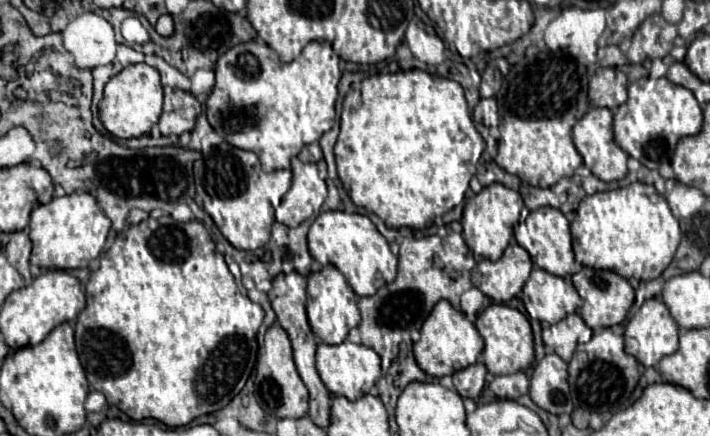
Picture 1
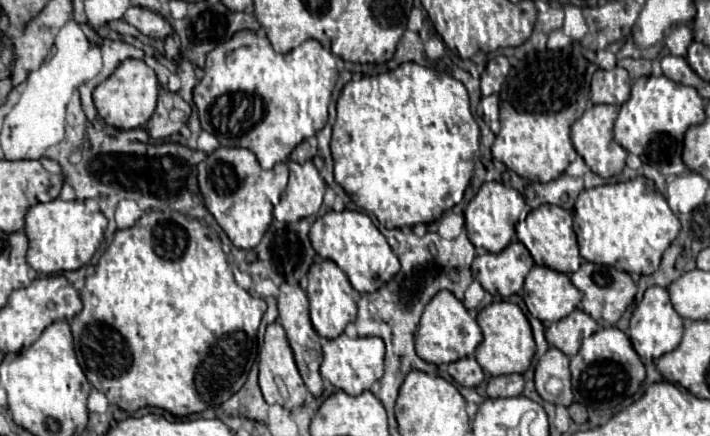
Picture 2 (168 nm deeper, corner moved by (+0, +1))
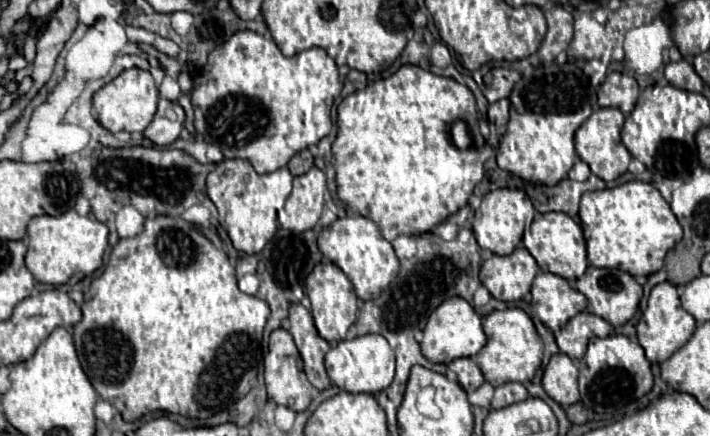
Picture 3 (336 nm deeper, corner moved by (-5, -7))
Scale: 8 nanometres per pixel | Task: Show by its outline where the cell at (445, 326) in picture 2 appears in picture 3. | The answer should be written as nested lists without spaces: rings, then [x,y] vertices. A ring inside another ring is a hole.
[[[450,298],[442,302],[428,318],[423,338],[420,342],[421,351],[430,362],[450,364],[456,358],[470,358],[476,356],[486,344],[486,334],[482,330],[480,316],[464,298]]]

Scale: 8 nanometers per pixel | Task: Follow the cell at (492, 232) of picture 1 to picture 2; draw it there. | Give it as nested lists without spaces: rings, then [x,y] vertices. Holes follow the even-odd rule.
[[[485,182],[475,194],[475,198],[469,202],[469,206],[465,208],[465,226],[473,246],[485,248],[487,252],[493,254],[503,250],[515,236],[515,224],[519,220],[523,206],[525,206],[525,198],[515,188],[503,186],[501,182]]]

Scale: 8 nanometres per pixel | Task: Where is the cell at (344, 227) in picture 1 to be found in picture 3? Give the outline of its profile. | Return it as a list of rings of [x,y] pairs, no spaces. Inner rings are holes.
[[[346,216],[326,226],[318,236],[318,248],[350,278],[358,298],[362,300],[378,298],[392,284],[400,270],[392,244],[382,238],[378,224],[364,216]]]

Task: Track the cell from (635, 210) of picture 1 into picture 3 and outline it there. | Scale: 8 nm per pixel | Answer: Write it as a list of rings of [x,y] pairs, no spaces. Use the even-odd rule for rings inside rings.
[[[630,180],[616,188],[586,192],[578,216],[586,238],[588,260],[596,268],[618,268],[632,276],[650,276],[662,268],[666,252],[682,240],[682,226],[650,182]]]

